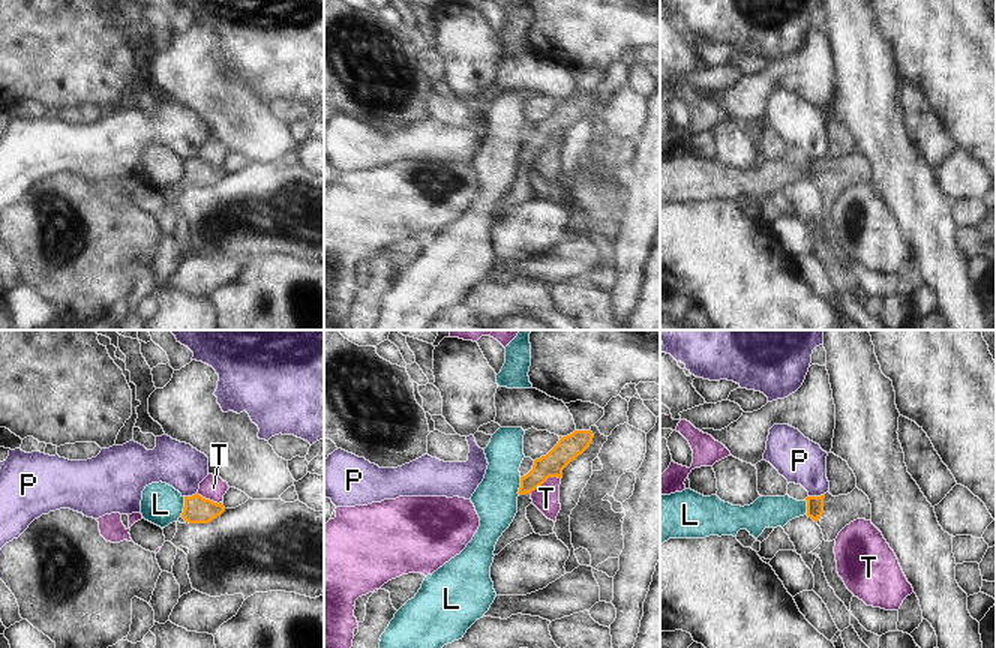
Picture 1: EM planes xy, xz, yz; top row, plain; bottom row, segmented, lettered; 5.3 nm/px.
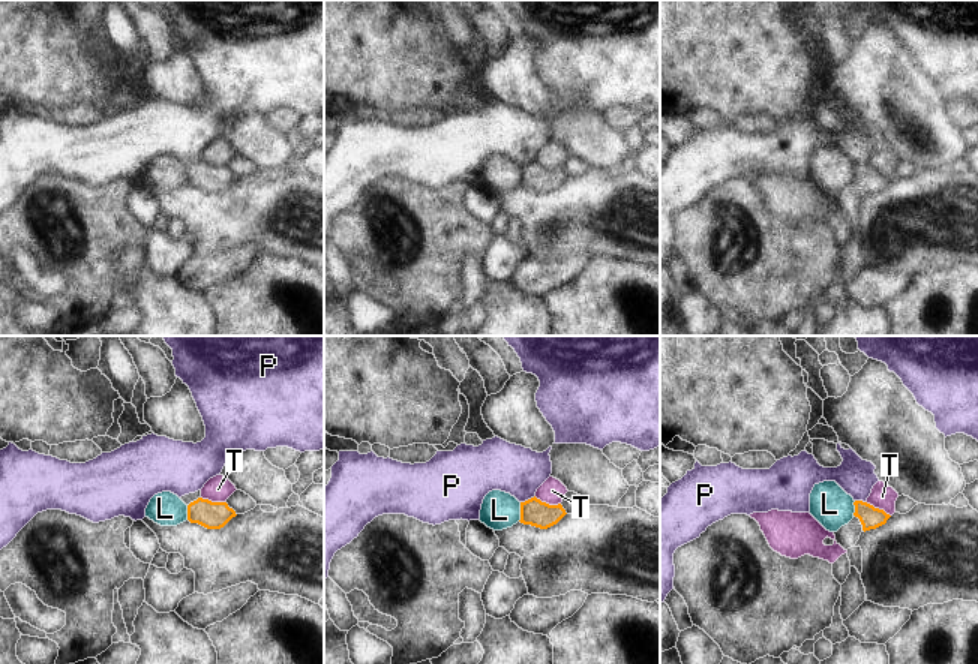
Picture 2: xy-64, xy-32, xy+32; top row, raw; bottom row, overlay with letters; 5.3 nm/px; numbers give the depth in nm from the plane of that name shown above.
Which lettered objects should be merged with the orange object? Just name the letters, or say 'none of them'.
none of them.

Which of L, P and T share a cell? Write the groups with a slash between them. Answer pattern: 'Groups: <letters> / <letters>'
Groups: L / P / T.

